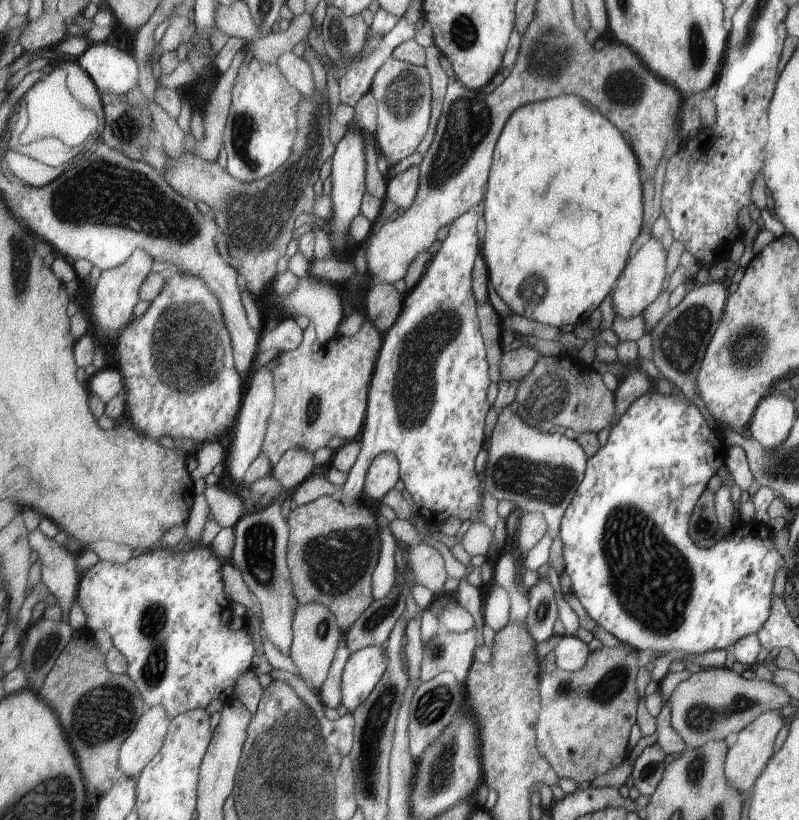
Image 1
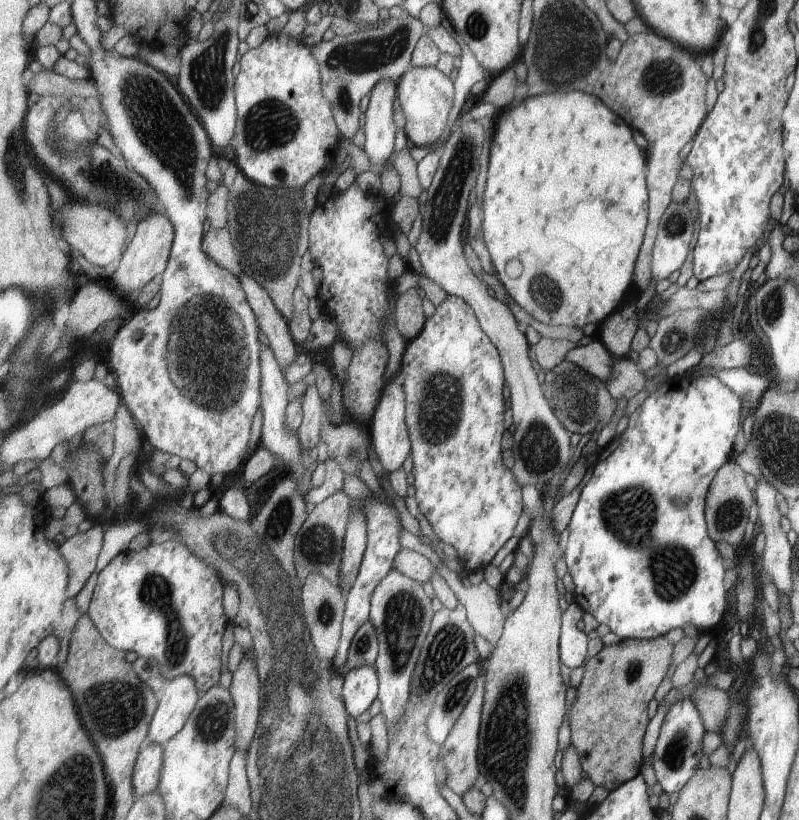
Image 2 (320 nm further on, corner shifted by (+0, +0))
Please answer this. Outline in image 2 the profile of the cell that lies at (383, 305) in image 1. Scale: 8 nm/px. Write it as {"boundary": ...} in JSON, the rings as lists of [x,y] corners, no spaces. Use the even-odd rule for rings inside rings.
{"boundary":[[[409,288],[398,296],[395,301],[395,321],[396,328],[407,341],[421,334],[426,318],[419,290]]]}

